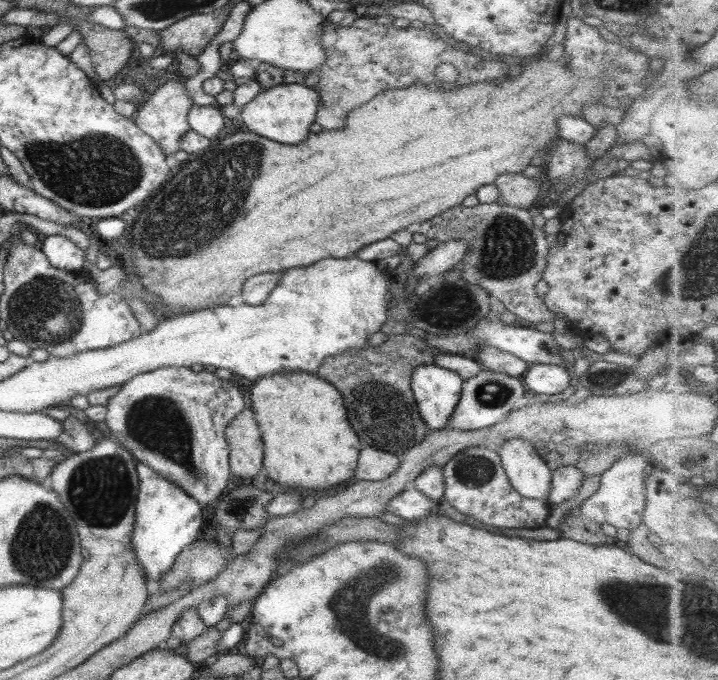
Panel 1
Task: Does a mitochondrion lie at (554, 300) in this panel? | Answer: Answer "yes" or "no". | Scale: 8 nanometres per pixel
no

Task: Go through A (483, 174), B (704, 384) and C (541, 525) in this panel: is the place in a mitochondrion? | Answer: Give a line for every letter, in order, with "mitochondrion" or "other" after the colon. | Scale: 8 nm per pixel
A: other
B: other
C: other

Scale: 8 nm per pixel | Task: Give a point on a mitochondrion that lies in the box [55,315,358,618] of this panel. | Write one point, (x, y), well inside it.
(99, 489)

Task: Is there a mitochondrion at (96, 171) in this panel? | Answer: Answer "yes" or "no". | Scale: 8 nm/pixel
yes

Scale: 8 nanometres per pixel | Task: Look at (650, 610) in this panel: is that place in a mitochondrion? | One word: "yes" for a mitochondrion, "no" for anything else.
yes

